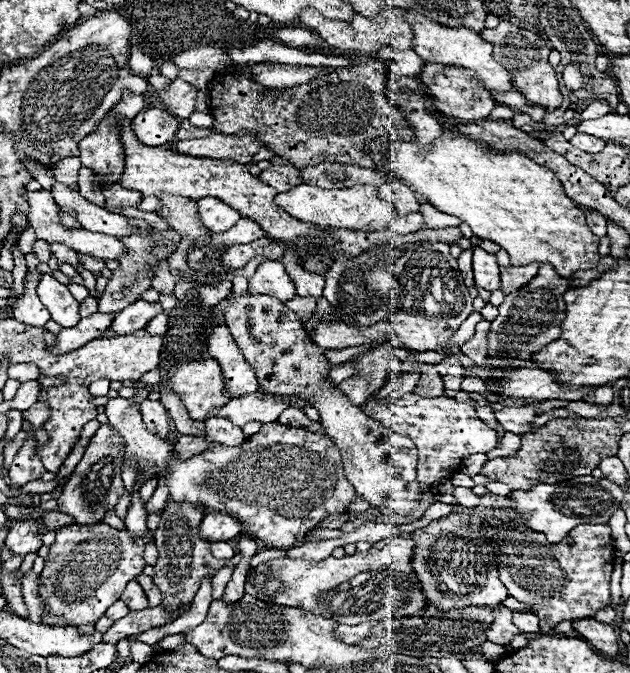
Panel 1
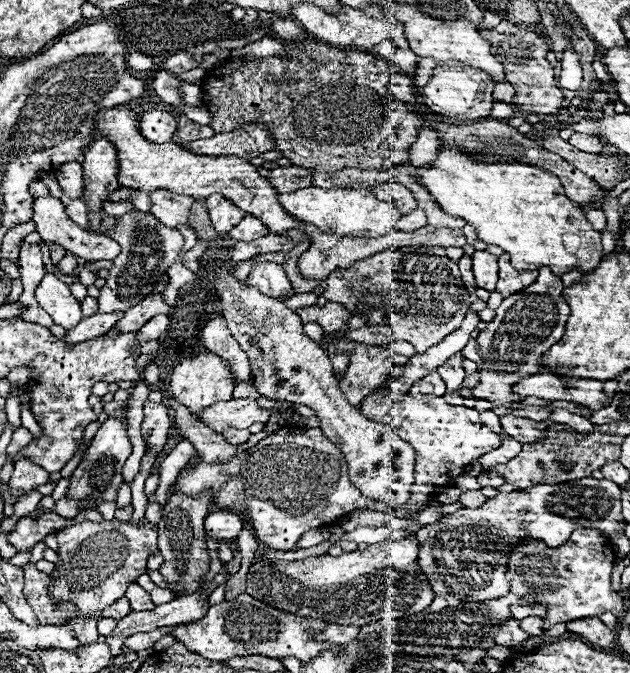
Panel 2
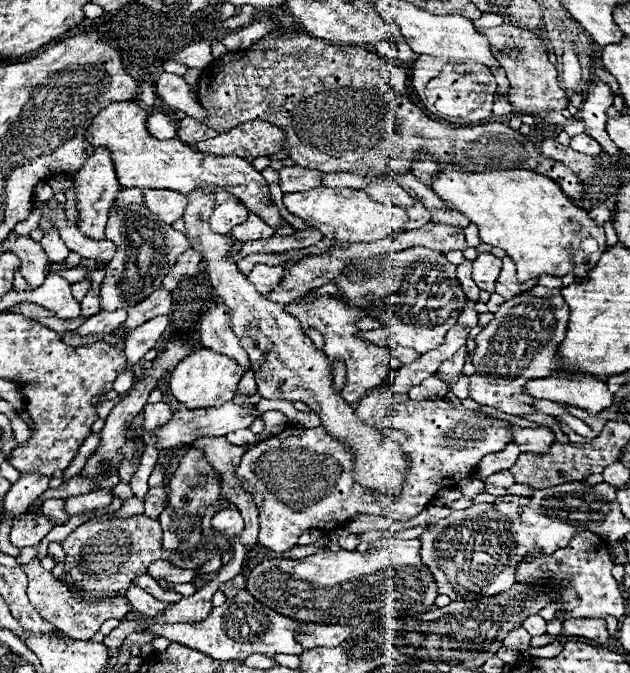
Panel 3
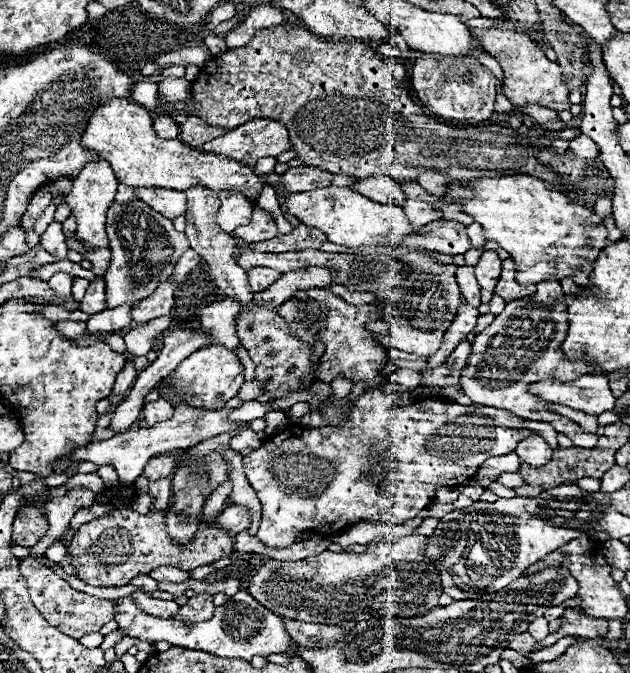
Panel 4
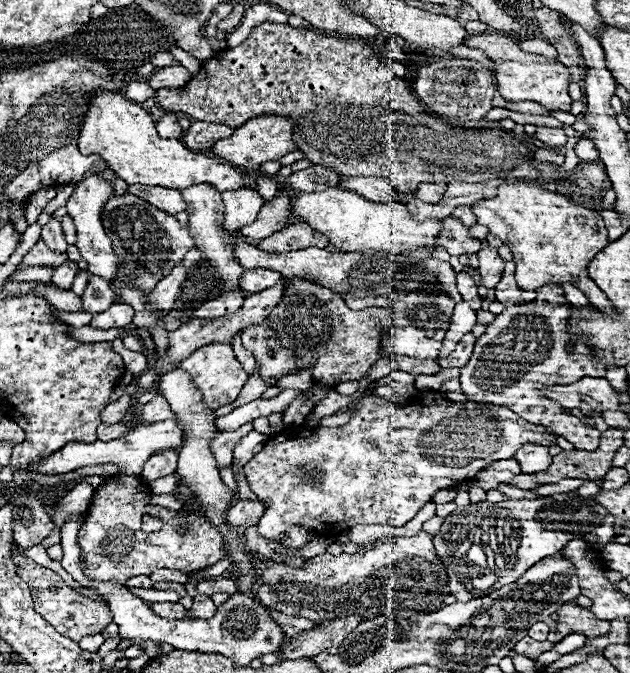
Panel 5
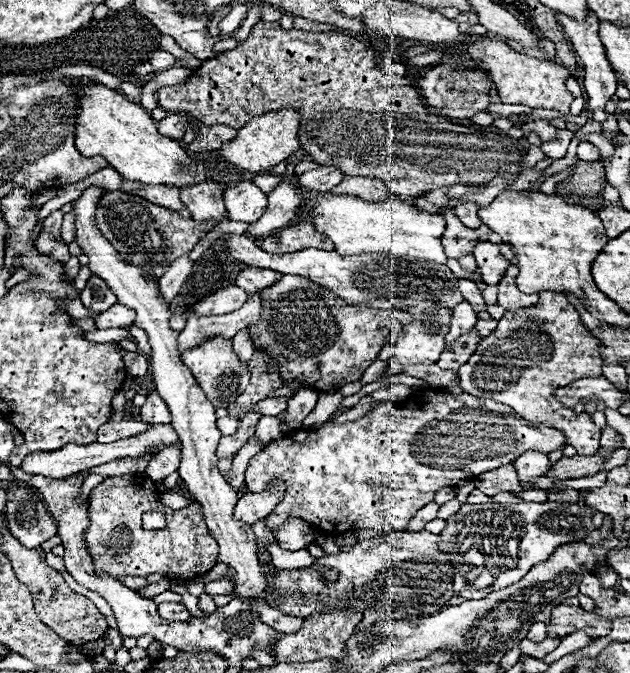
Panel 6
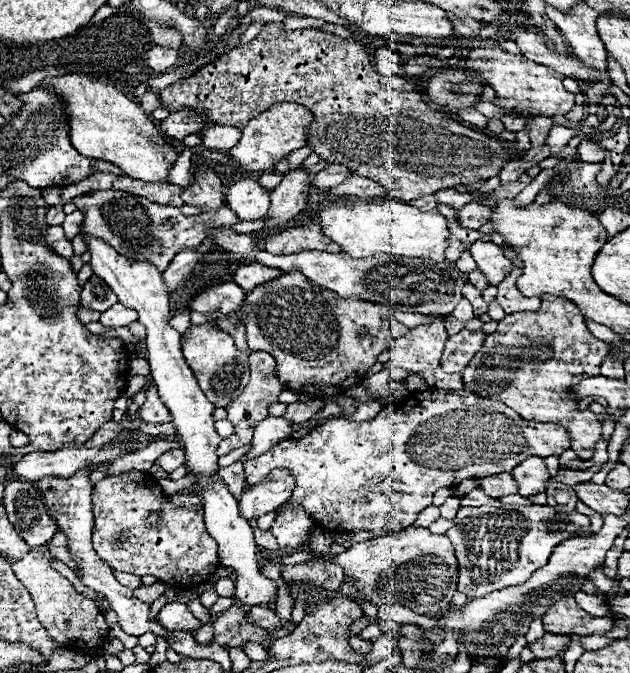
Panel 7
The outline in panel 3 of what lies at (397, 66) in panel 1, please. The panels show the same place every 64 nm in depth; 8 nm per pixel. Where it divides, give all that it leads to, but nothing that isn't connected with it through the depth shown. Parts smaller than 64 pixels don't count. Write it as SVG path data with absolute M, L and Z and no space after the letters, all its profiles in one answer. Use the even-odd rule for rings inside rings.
M398 38L396 44L398 44L398 52L400 52L400 54L398 54L398 60L400 60L402 64L412 64L416 58L419 58L420 55L410 49L410 46L406 44L406 40Z

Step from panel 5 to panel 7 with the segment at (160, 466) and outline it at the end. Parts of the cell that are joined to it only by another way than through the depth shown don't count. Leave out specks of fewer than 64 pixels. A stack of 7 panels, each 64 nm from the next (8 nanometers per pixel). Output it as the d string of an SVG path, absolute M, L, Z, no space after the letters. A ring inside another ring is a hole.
M168 450L156 462L162 466L162 470L174 472L178 466L184 466L184 452L182 450Z

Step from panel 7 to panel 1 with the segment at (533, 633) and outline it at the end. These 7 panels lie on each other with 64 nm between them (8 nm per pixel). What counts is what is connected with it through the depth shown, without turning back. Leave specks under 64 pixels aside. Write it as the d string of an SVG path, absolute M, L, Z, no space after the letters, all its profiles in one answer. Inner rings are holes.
M514 612L514 624L522 630L522 632L526 632L526 634L536 634L536 632L540 632L540 620L538 620L538 616L536 614L532 614L532 612L528 612L528 614L516 614Z

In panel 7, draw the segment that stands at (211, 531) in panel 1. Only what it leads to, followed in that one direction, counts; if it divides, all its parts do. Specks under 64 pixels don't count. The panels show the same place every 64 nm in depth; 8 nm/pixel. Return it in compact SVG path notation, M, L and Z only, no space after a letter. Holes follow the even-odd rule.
M286 468L272 470L260 484L248 486L240 496L240 514L244 518L258 518L282 506L294 492L294 474Z

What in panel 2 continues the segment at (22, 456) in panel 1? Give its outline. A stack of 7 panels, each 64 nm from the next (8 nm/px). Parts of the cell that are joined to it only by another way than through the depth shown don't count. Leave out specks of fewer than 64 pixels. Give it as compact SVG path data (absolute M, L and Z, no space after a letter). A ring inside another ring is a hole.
M20 460L14 464L14 476L8 482L8 488L10 494L14 496L14 502L18 502L22 496L36 492L36 488L44 486L46 482L48 482L48 472L44 468L38 468L28 460Z

